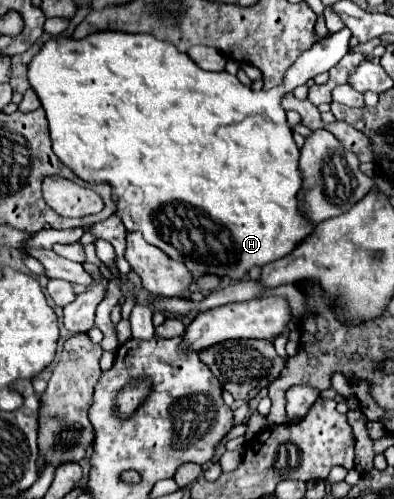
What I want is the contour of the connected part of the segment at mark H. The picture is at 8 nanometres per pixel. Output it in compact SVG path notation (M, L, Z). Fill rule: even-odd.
M344 28L344 30L340 30L340 32L336 32L336 34L332 34L332 36L328 36L326 40L322 40L322 42L316 42L310 50L306 50L290 68L288 68L288 72L286 72L286 78L284 78L284 82L280 84L280 86L276 86L276 88L270 88L268 92L266 90L260 90L260 92L254 92L254 90L250 90L248 86L244 86L236 76L232 76L232 74L228 74L228 72L206 72L206 70L202 70L202 68L198 68L190 58L188 58L188 54L182 54L182 52L178 52L172 44L162 44L160 40L154 40L154 36L146 36L146 34L138 34L138 36L126 36L126 32L98 32L98 36L86 36L86 40L72 40L72 38L64 38L64 36L58 36L58 38L52 38L52 40L48 40L44 46L42 46L42 50L32 58L32 62L30 62L30 66L28 66L28 80L30 80L30 84L32 84L32 88L38 92L38 98L40 98L40 102L42 102L42 108L46 110L46 116L48 116L48 124L50 124L50 136L52 136L52 148L54 148L54 154L68 166L68 168L72 168L82 180L86 180L86 182L104 182L104 184L110 184L112 186L112 200L118 204L118 216L120 216L120 220L124 222L124 226L132 232L132 230L140 230L142 234L144 234L144 240L146 242L150 242L150 244L154 244L154 246L158 246L160 250L164 250L168 256L172 256L172 260L178 260L178 262L184 262L186 264L186 268L192 272L192 274L214 274L214 276L228 276L228 278L232 278L232 280L242 280L244 276L248 276L248 272L250 272L250 268L252 266L266 266L266 264L270 264L270 262L274 262L274 260L278 260L278 258L282 258L282 256L288 256L302 240L306 240L312 232L314 232L314 224L310 224L310 220L306 220L302 214L300 214L300 210L298 210L298 192L300 192L300 188L302 188L302 172L300 172L300 168L298 168L298 156L300 156L300 150L298 150L298 146L296 146L296 142L292 140L292 130L290 130L290 126L288 126L288 122L286 122L286 110L280 106L280 100L282 100L282 96L286 96L286 94L292 94L294 92L294 88L296 86L304 86L308 80L312 80L314 76L318 76L318 74L322 74L322 72L328 72L332 66L336 66L340 60L342 60L342 56L350 50L350 46L348 46L348 42L350 42L350 36L352 36L352 32L348 30L348 28Z

